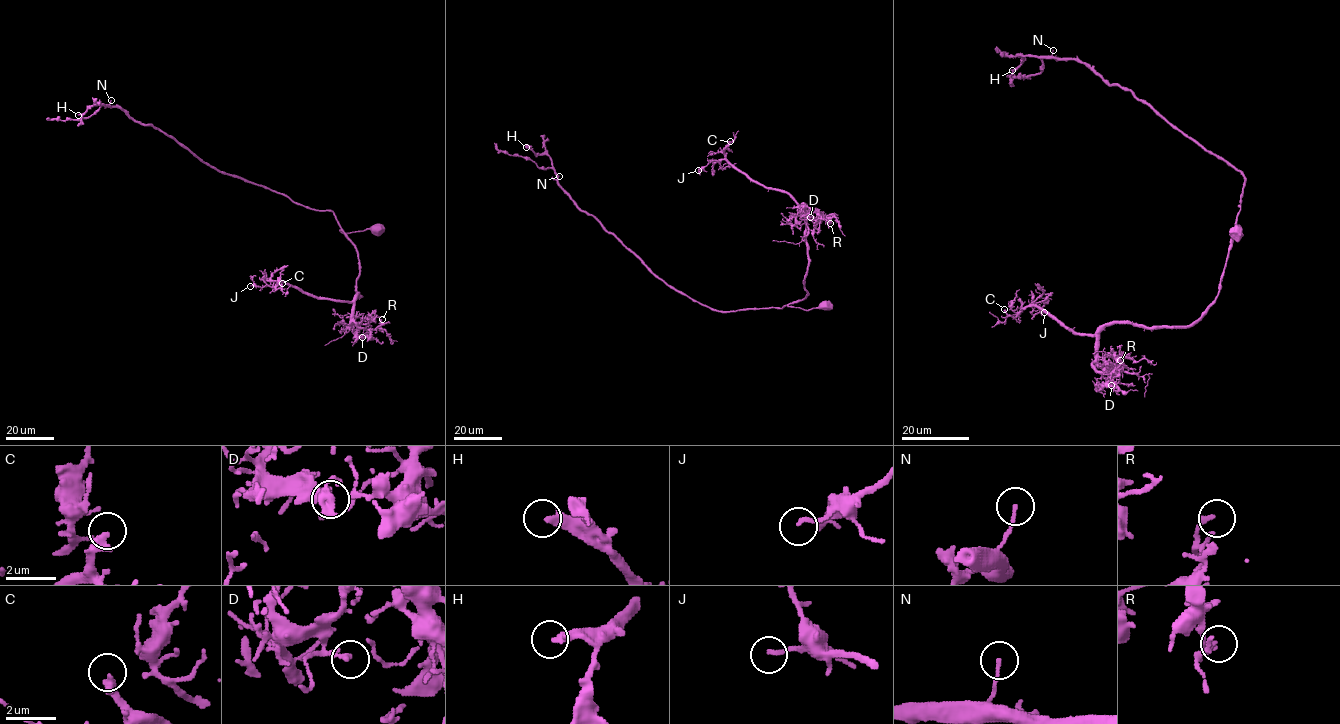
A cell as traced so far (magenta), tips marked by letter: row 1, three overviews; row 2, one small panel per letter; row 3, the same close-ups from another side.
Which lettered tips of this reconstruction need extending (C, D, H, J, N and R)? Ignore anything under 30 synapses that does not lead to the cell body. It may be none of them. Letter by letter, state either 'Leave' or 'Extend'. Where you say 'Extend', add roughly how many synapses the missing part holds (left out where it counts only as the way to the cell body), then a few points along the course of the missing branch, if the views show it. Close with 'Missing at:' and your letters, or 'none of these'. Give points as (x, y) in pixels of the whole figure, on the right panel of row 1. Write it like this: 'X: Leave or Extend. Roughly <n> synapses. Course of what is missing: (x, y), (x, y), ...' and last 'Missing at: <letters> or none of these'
C: Leave
D: Leave
H: Extend. Roughly 70 synapses. Course of what is missing: (1012, 70), (1007, 70), (994, 82), (991, 78), (978, 81)
J: Leave
N: Leave
R: Leave
Missing at: H

